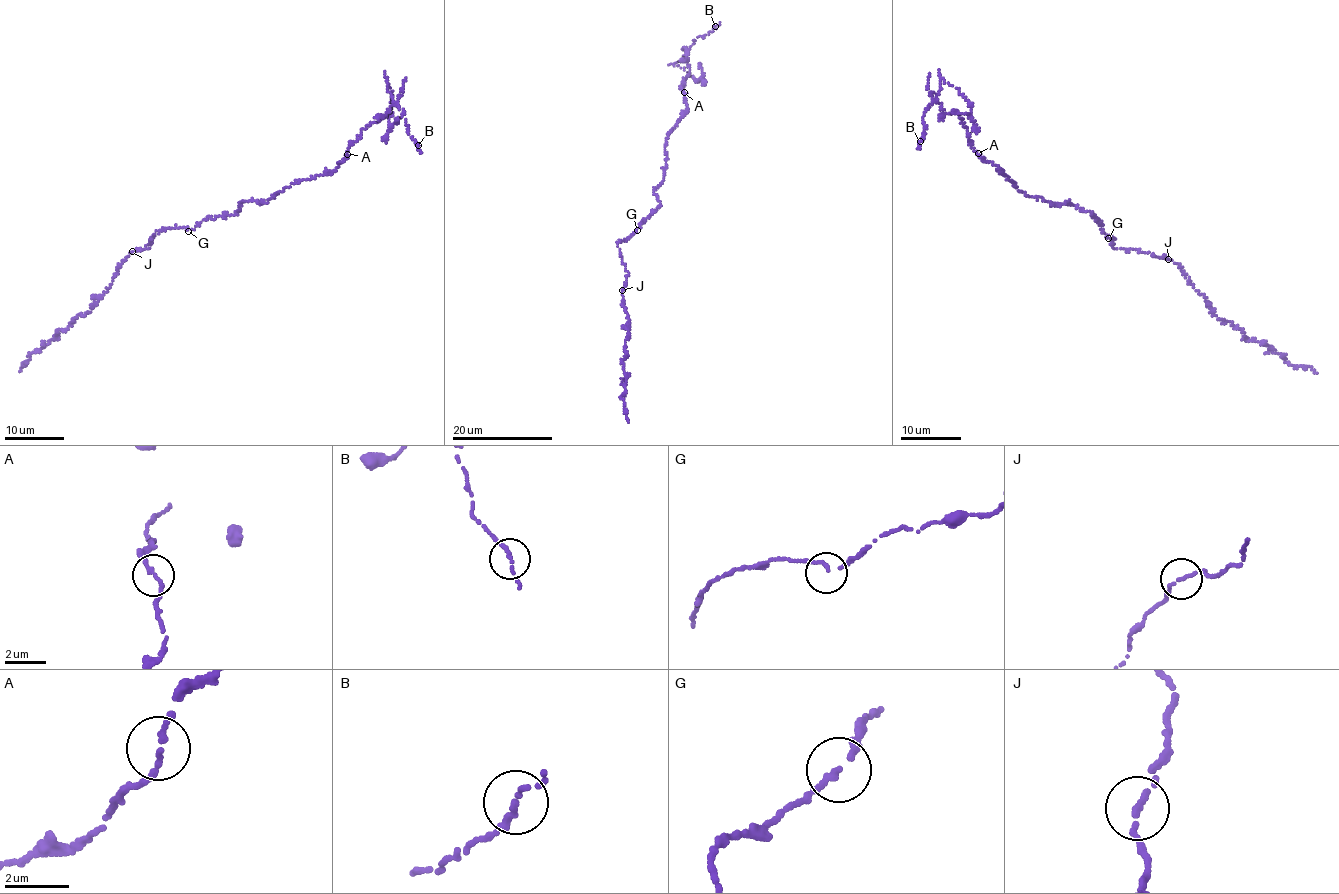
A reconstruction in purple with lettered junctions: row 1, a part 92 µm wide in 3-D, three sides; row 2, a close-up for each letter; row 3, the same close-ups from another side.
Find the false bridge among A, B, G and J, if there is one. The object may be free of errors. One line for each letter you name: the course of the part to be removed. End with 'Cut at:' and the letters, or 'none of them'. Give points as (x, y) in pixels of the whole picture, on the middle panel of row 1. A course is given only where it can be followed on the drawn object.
Cut at: none of them

